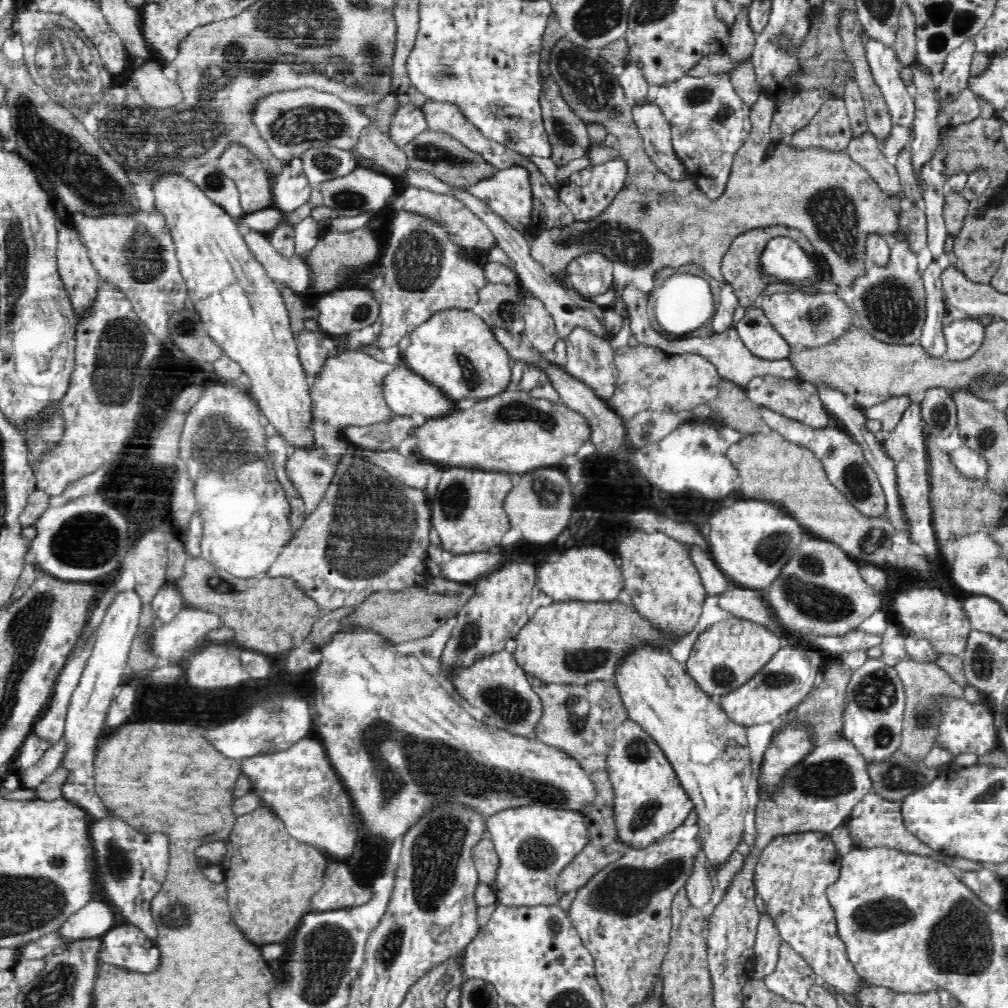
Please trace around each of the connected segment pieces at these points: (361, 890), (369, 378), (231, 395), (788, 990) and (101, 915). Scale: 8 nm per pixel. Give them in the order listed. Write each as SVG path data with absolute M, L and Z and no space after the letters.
M332 860L326 867L322 890L318 898L314 898L314 906L320 912L340 910L346 906L362 906L374 896L373 889L377 885L365 886L357 883L346 863Z
M358 350L340 353L332 357L329 356L322 368L322 372L316 376L315 384L310 386L311 398L313 398L313 415L318 416L318 420L326 421L326 423L340 430L346 428L346 426L390 423L396 415L387 404L383 391L385 390L386 376L392 370L395 370L398 364L402 364L402 358L398 358L398 362L394 362L394 364L378 362L378 360L374 360L374 356L368 356L368 353Z
M204 382L202 384L202 396L200 400L190 408L188 414L186 414L186 422L182 428L182 434L179 434L179 451L175 453L178 463L176 465L177 469L184 468L186 471L186 477L189 477L189 482L193 486L193 493L196 496L197 508L200 512L200 519L202 519L202 537L201 537L201 558L207 560L209 563L212 563L216 568L225 570L226 573L230 573L238 578L252 578L266 575L269 568L274 561L277 560L277 557L281 554L282 548L286 547L286 544L294 538L295 529L291 526L289 522L290 517L290 508L295 505L294 501L286 498L286 490L283 486L283 483L280 483L280 480L277 477L276 467L271 460L271 452L267 448L265 439L268 438L266 434L266 424L262 422L262 416L260 406L256 406L252 402L252 398L248 396L248 392L242 392L240 388L236 386L226 386L222 382Z
M783 943L778 952L778 962L776 962L776 970L764 976L763 981L768 989L775 992L778 996L784 998L792 1004L808 1005L808 990L818 980L816 973L812 967L800 957L794 949L788 944Z
M95 898L78 910L78 913L70 916L58 932L63 938L65 948L71 942L100 938L119 924L118 915L112 906Z

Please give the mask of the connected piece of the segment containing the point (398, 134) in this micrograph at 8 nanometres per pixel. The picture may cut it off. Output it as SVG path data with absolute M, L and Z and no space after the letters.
M410 102L396 111L387 134L396 145L404 147L406 143L409 143L417 134L424 132L426 128L428 128L426 114Z

